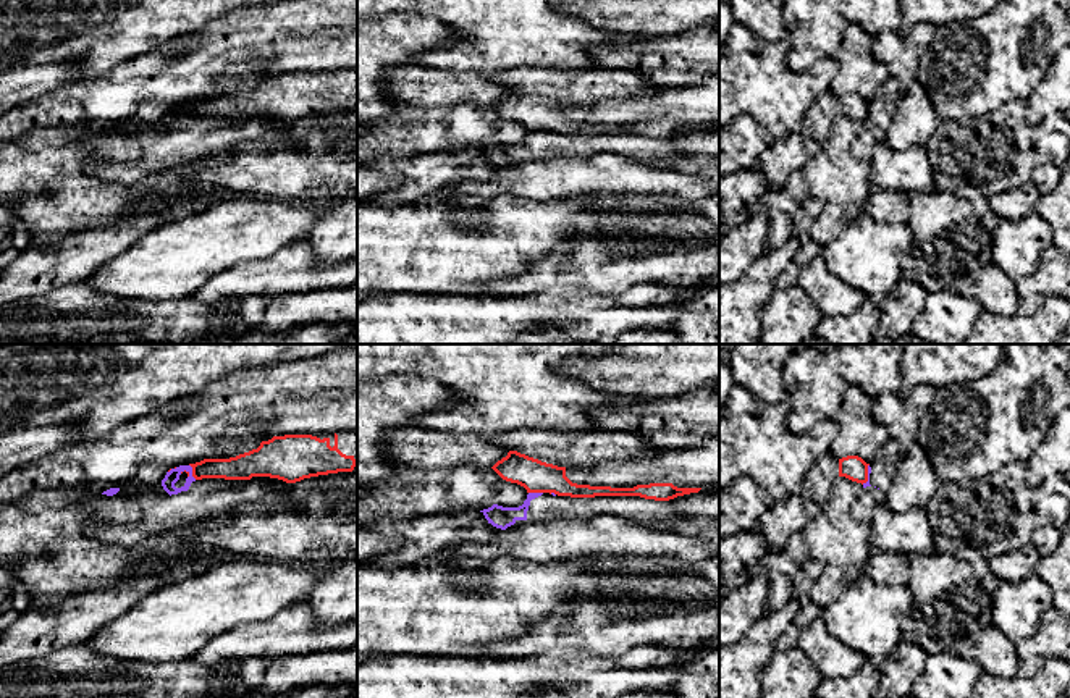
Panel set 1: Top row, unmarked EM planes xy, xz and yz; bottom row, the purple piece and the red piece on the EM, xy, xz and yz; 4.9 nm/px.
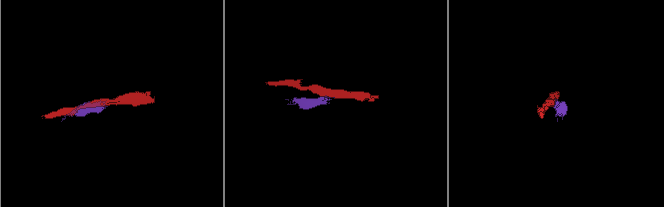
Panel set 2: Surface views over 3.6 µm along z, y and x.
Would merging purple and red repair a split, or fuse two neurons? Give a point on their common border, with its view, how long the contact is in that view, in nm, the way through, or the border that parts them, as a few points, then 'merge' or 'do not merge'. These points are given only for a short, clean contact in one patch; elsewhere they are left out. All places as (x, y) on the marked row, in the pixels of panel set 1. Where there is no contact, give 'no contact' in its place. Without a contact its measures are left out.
xy (188, 470) | 90 nm | along xy (180, 472), (186, 470), (196, 479) | do not merge

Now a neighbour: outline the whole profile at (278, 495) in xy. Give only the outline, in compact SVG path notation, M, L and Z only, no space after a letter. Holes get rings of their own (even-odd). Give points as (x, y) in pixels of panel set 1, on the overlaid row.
M267 478L265 485L267 485L267 490L265 490L265 494L262 499L272 509L280 511L289 504L296 504L299 507L299 504L293 501L293 498L294 498L293 483L286 483L278 478Z

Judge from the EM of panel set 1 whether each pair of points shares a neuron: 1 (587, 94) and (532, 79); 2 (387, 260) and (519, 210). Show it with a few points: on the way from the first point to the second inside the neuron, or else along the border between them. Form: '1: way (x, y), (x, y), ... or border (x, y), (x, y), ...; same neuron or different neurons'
1: way (574, 88), (545, 88); same neuron
2: way (421, 248), (459, 246), (488, 239); same neuron

